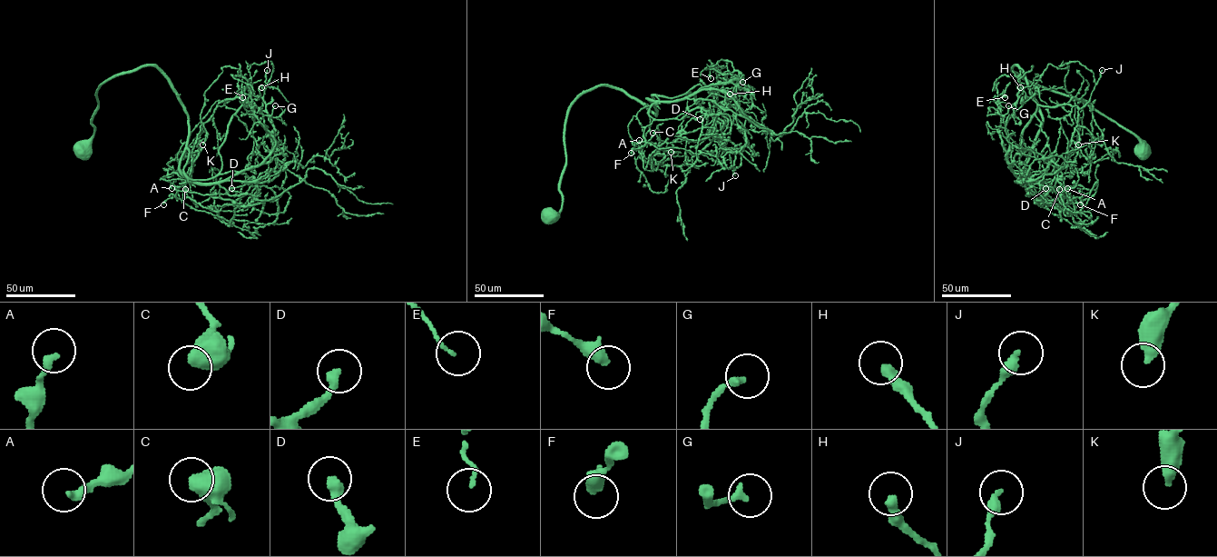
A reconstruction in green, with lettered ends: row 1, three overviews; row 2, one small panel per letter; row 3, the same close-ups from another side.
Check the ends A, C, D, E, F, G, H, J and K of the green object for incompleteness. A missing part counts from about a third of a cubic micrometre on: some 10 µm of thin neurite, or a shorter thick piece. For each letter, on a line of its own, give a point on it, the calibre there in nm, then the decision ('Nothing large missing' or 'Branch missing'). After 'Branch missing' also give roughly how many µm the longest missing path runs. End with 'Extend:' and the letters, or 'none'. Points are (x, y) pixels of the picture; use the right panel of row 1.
A: Place: (1067, 188). Thickness 280 nm. Nothing large missing
C: Place: (1059, 189). Thickness 480 nm. Nothing large missing
D: Place: (1045, 188). Thickness 340 nm. Branch missing. Missing length about 25 µm
E: Place: (1005, 97). Thickness 110 nm. Nothing large missing
F: Place: (1080, 204). Thickness 440 nm. Nothing large missing
G: Place: (1008, 105). Thickness 240 nm. Nothing large missing
H: Place: (1020, 87). Thickness 320 nm. Branch missing. Missing length about 20 µm
J: Place: (1102, 70). Thickness 320 nm. Nothing large missing
K: Place: (1078, 144). Thickness 440 nm. Nothing large missing
Extend: D, H

